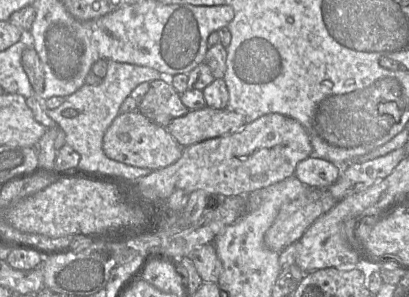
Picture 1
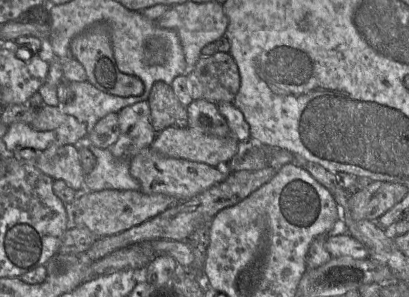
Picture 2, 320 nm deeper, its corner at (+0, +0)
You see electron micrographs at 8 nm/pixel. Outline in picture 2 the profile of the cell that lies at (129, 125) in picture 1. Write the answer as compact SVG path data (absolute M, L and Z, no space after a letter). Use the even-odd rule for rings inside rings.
M151 147L142 149L129 159L129 171L145 194L163 194L177 202L185 202L215 184L225 181L229 172L224 167L212 167L205 163L193 162L164 156Z

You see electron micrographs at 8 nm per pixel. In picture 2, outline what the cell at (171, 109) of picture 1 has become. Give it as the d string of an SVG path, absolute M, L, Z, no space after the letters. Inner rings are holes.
M155 82L148 97L150 121L158 134L168 127L188 127L188 114L165 82Z

